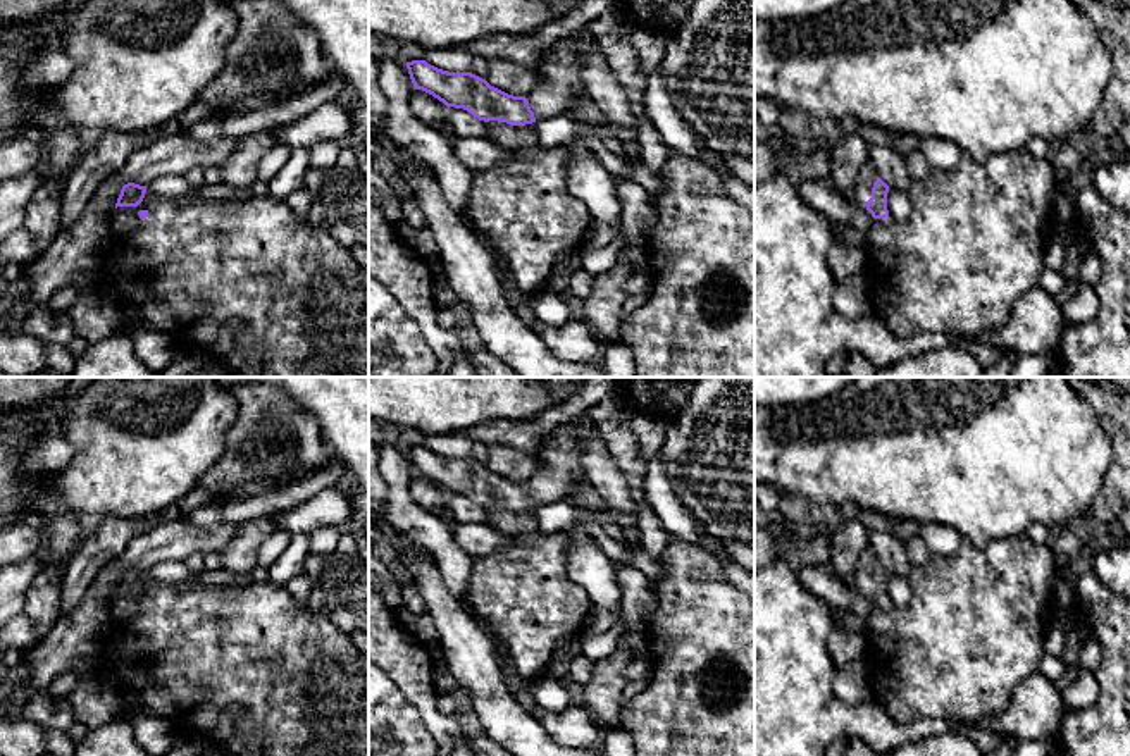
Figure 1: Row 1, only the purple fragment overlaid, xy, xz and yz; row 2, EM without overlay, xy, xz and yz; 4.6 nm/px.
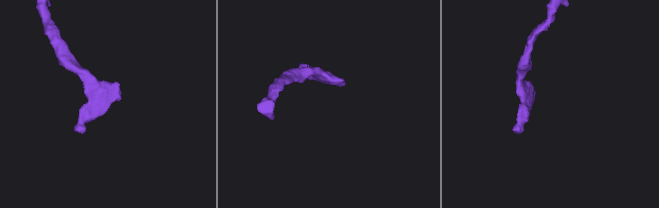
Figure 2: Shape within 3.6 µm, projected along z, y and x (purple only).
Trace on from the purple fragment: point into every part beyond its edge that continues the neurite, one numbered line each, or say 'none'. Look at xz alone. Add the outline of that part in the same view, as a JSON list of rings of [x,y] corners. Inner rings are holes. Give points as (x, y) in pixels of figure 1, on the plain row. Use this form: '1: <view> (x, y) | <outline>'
1: xz (558, 470) | [[[562,424],[536,451],[537,470],[527,482],[536,506],[551,505],[556,501],[570,501],[577,482],[587,482],[579,460],[581,449],[582,446],[572,424]]]

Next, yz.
1: yz (862, 577) | [[[868,548],[858,560],[856,568],[849,579],[846,579],[846,586],[854,589],[865,589],[872,584],[872,573],[877,567],[879,560],[872,548]]]

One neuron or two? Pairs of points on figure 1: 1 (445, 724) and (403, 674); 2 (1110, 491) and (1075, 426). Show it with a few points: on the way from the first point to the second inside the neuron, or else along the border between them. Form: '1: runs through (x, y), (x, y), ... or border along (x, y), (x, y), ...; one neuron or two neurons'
1: runs through (433, 713), (415, 686); one neuron
2: border along (1111, 460), (1105, 483), (1084, 515); two neurons

